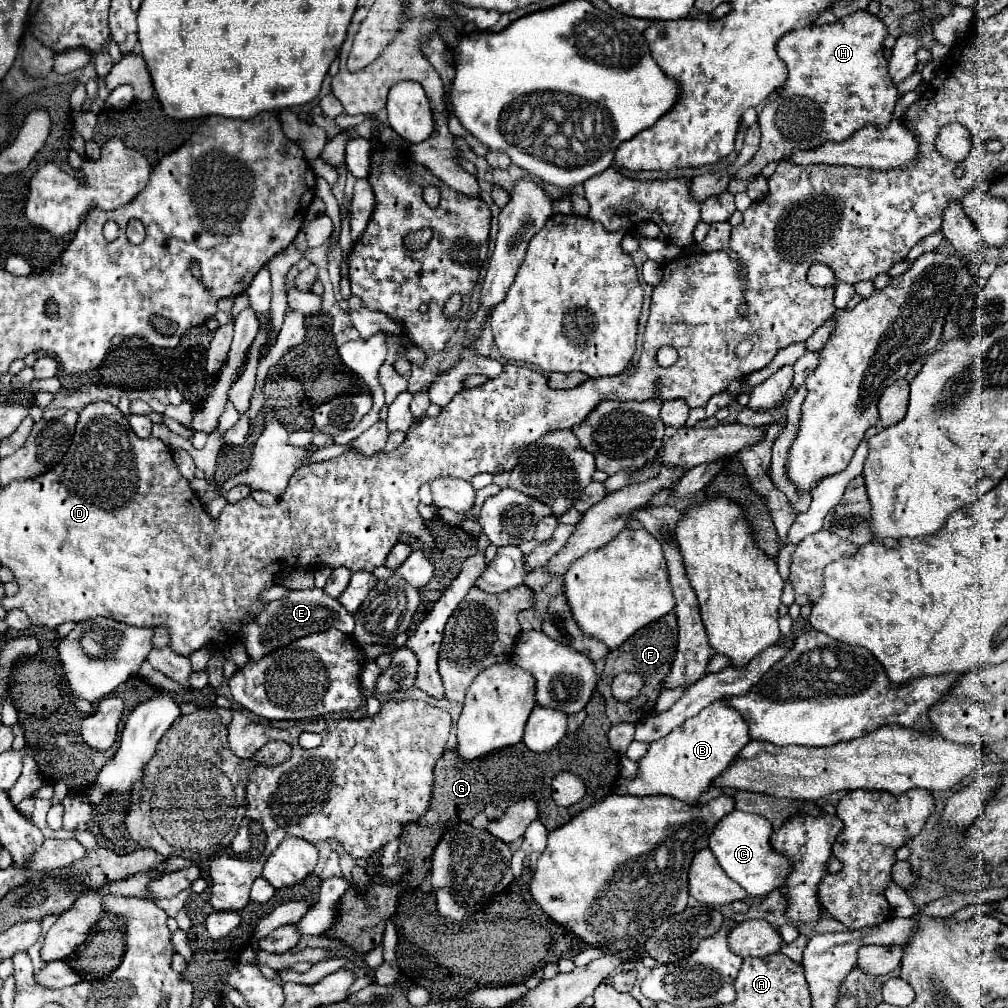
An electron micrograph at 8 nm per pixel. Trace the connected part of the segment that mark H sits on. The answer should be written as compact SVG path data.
M859 10L837 22L823 26L799 28L783 34L777 42L777 54L787 66L787 82L781 86L777 98L769 102L759 114L761 146L757 154L737 170L737 176L747 180L761 174L765 164L789 158L795 150L813 150L825 142L843 142L863 126L887 128L895 110L897 88L887 74L887 60L883 56L883 40L887 38L887 26L871 12Z

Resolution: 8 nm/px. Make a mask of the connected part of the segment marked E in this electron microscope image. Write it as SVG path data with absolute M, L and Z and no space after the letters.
M293 590L287 598L271 602L263 614L259 614L257 622L251 622L243 628L243 642L247 648L247 654L251 656L251 660L261 660L267 654L291 644L293 640L299 640L303 636L315 634L315 632L323 632L329 628L337 628L345 634L353 634L355 628L355 620L353 616L331 596L327 596L323 590Z

